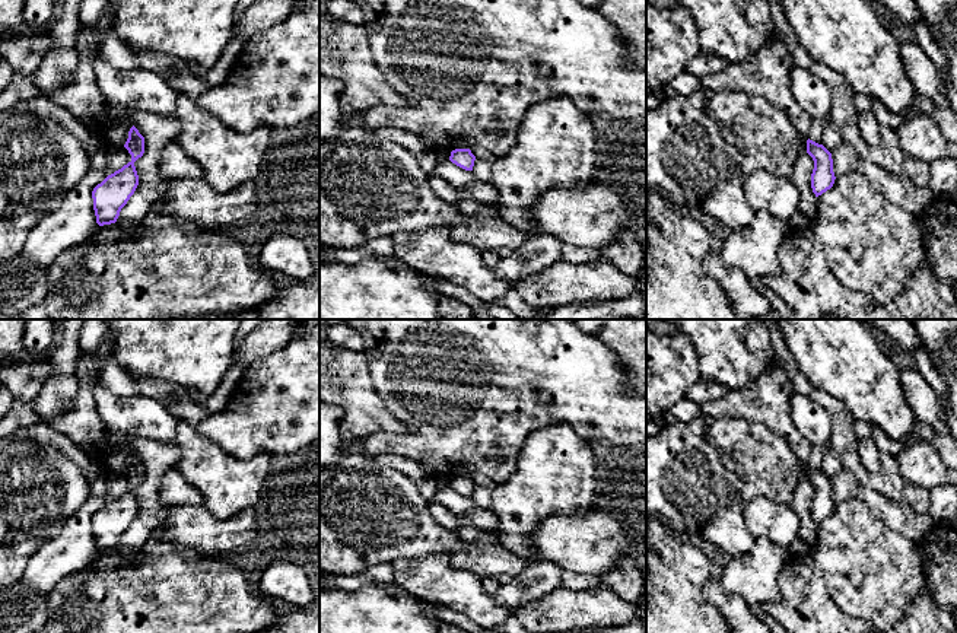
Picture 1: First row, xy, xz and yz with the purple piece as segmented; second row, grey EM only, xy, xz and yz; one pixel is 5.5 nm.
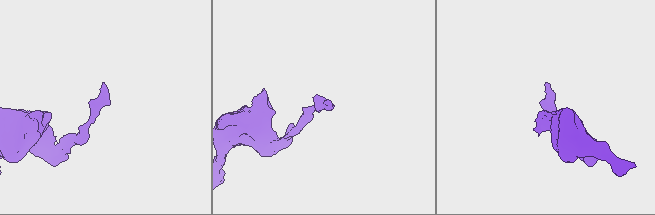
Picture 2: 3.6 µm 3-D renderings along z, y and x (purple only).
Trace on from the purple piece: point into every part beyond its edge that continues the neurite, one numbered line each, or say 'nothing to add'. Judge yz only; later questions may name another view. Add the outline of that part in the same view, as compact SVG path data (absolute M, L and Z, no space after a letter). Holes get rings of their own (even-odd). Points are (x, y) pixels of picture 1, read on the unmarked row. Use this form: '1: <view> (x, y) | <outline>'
nothing to add

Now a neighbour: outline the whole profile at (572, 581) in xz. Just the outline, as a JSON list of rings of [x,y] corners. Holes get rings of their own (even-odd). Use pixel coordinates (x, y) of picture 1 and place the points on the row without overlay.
[[[562,570],[562,586],[570,591],[582,591],[601,585],[603,585],[601,575],[573,573],[570,570]]]

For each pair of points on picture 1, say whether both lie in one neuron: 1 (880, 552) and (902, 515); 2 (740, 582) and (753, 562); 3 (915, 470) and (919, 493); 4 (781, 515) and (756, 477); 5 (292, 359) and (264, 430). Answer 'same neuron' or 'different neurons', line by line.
1: different neurons
2: same neuron
3: different neurons
4: different neurons
5: same neuron

